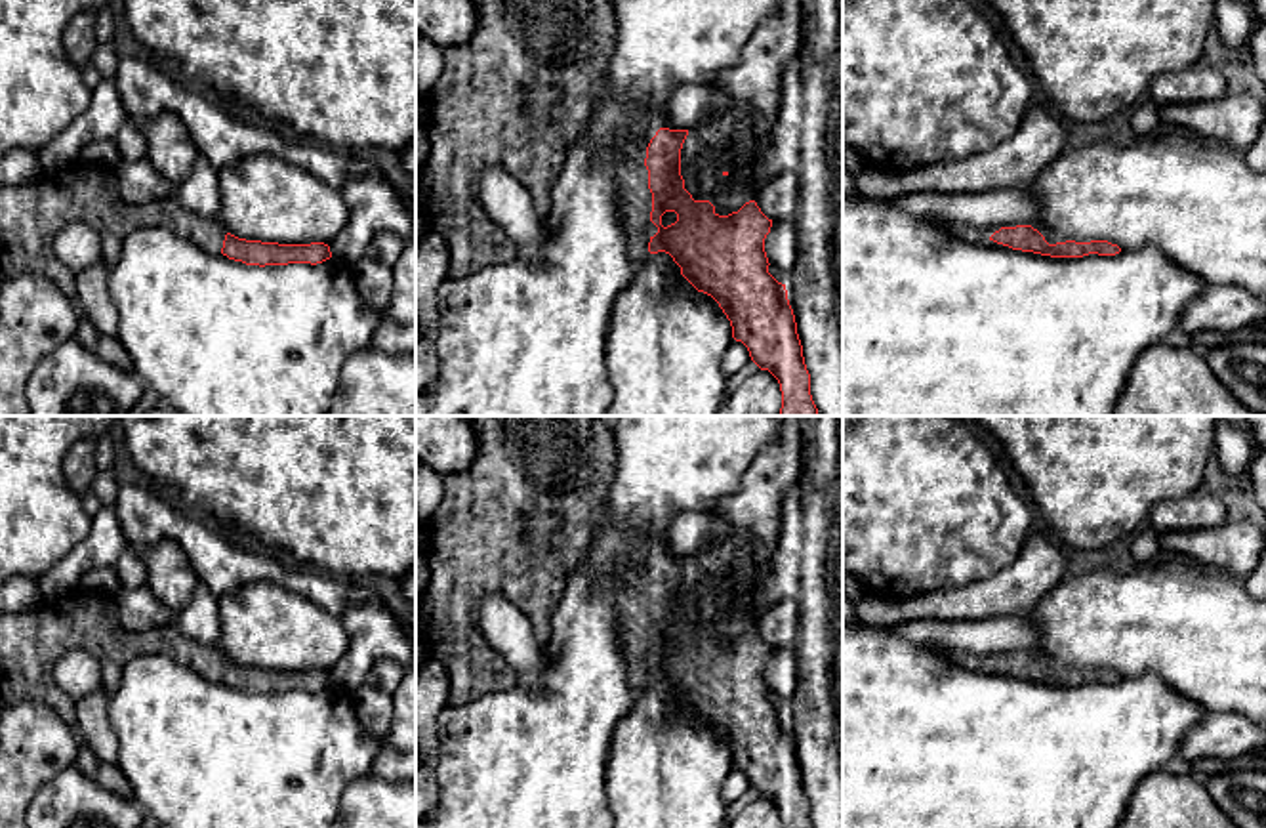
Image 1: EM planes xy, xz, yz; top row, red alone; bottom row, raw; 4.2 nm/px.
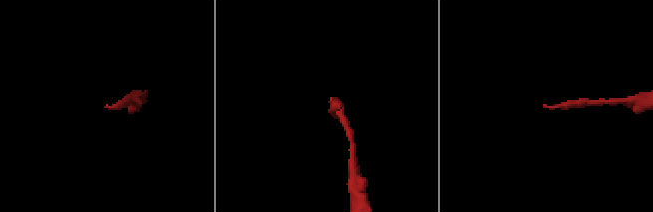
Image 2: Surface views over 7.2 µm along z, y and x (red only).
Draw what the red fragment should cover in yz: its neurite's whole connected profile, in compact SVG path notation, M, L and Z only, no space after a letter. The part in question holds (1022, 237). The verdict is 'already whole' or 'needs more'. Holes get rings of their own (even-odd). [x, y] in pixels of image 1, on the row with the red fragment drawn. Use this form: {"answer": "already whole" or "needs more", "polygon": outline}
{"answer": "needs more", "polygon": "M1041 223L1001 227L999 231L986 233L984 238L1009 246L1012 250L1033 252L1051 258L1083 258L1089 254L1115 256L1121 252L1117 244L1112 244L1108 240L1062 240Z"}

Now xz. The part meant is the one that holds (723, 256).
{"answer": "needs more", "polygon": "M660 128L648 143L622 147L616 185L629 259L669 254L681 275L719 303L751 361L778 380L778 416L820 416L786 284L768 273L765 238L772 219L755 200L728 216L694 200L681 176L686 135Z"}

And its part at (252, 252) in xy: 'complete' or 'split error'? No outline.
split error

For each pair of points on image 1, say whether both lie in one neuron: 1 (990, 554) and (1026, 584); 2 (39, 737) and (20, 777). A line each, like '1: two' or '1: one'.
1: two
2: one

